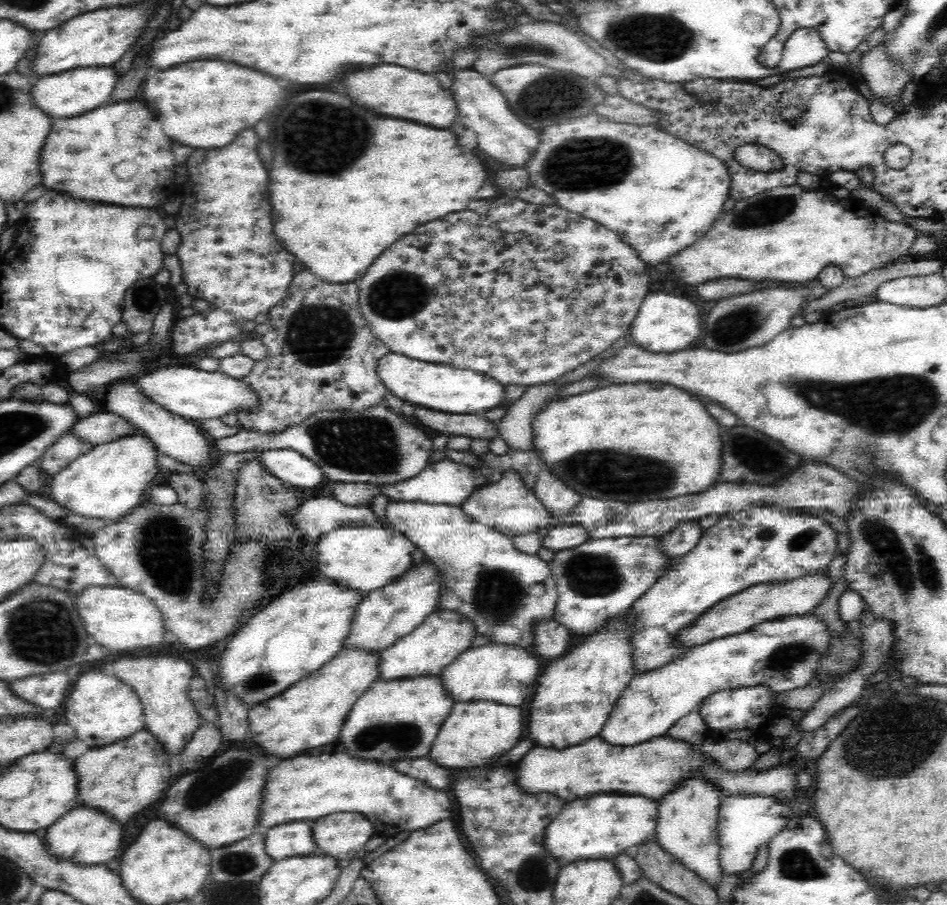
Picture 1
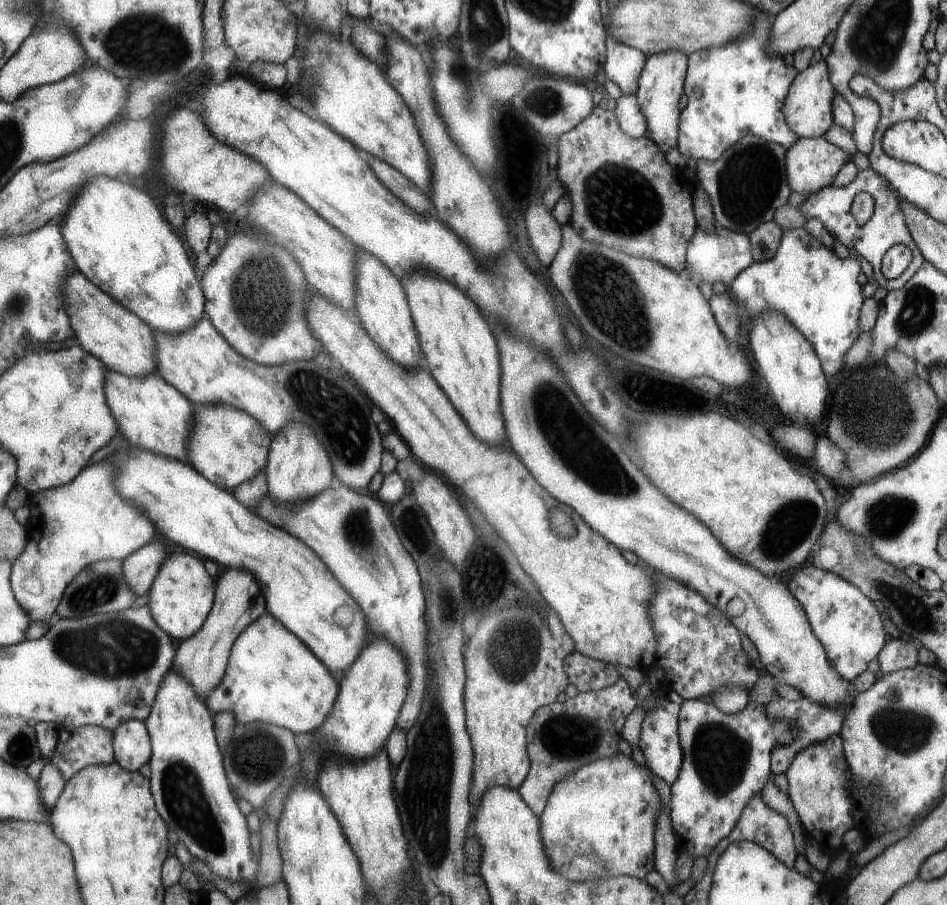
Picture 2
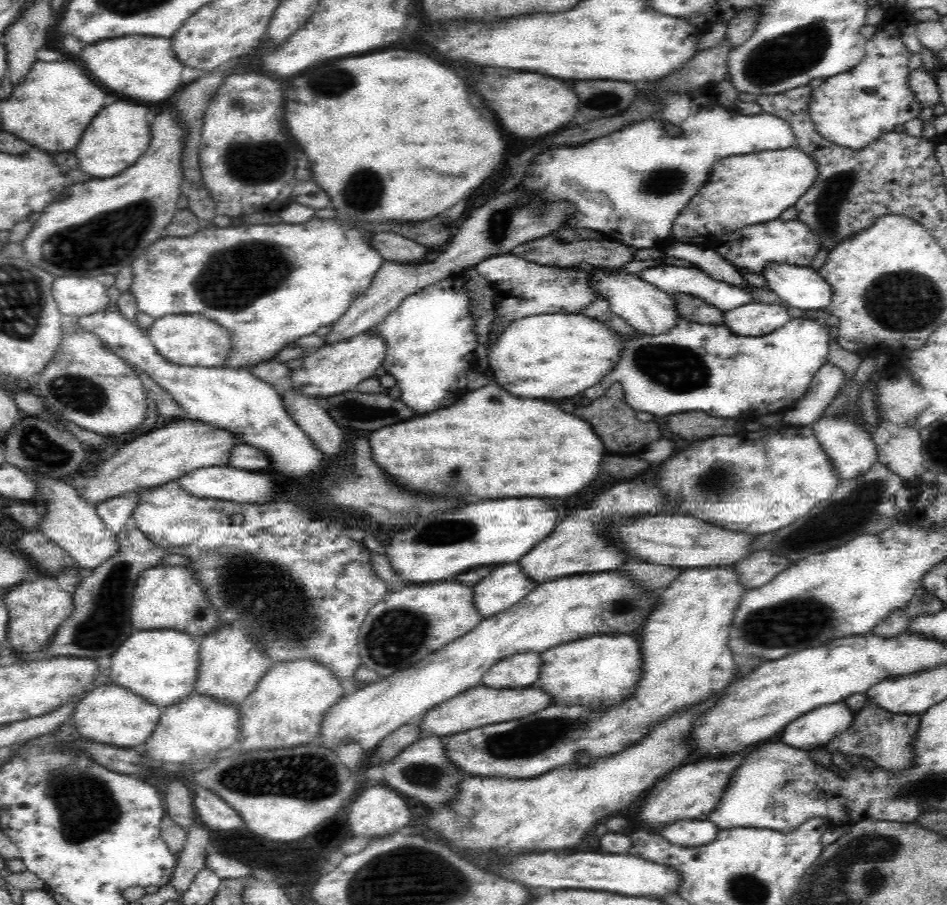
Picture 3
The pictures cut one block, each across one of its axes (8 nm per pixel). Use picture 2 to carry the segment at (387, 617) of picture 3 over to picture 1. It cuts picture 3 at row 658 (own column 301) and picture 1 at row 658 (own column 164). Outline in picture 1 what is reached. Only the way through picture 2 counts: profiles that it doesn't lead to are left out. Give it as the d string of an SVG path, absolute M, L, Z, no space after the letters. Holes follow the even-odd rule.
M341 650L310 676L284 692L254 705L248 714L251 744L258 744L264 754L294 758L308 748L339 741L340 728L354 703L378 678L379 651Z

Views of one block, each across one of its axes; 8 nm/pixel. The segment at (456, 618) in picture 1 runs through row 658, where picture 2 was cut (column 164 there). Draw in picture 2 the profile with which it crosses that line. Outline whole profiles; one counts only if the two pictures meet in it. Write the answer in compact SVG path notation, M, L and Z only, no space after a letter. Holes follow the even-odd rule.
M108 368L107 397L126 440L141 449L189 462L189 444L194 432L196 410L187 395L166 382L157 372L129 377Z

